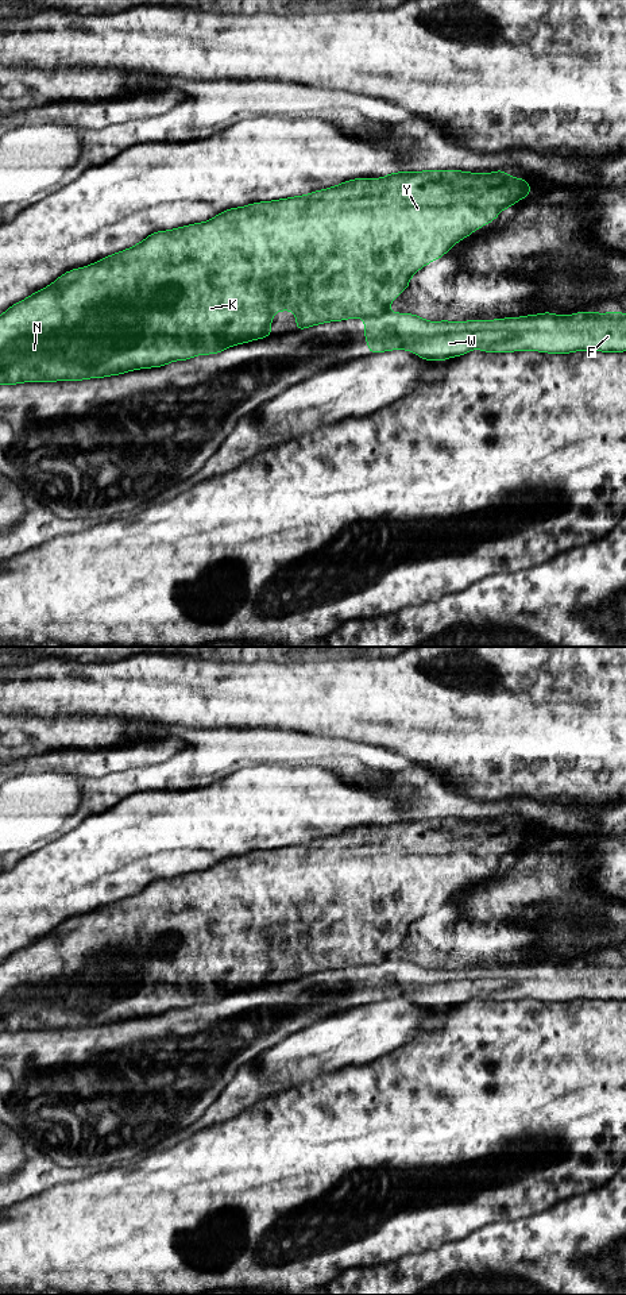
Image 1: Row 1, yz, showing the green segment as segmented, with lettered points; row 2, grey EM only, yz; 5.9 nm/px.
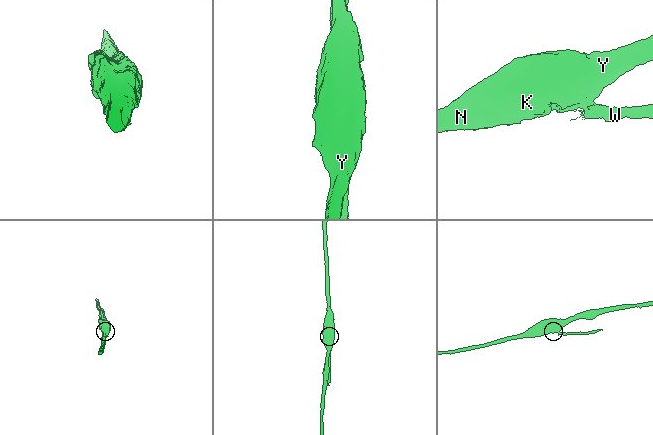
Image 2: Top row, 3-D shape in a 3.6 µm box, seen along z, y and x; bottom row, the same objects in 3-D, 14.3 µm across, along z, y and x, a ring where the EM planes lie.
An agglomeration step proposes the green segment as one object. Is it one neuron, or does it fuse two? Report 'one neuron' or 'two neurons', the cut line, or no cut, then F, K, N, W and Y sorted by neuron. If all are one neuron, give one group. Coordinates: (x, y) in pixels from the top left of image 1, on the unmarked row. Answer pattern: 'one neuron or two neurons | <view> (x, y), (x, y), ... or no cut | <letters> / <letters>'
two neurons | yz (386, 956), (377, 963), (366, 963), (363, 966) | F W / K N Y

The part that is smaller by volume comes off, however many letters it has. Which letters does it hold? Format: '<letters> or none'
F, W

